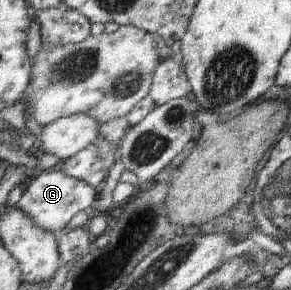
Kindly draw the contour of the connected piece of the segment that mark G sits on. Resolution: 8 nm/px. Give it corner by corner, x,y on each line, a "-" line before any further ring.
62,170
58,172
44,171
40,176
34,178
28,188
23,192
21,199
17,202
18,208
26,212
40,228
48,232
58,233
68,226
68,222
78,212
91,213
97,202
98,192
82,180
69,176

